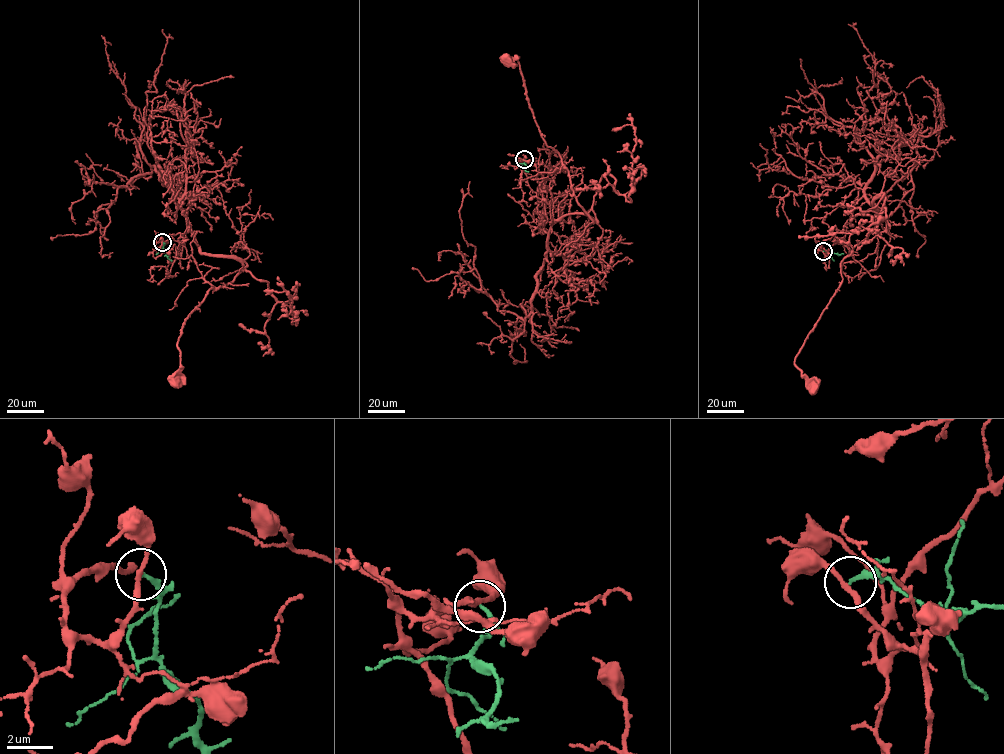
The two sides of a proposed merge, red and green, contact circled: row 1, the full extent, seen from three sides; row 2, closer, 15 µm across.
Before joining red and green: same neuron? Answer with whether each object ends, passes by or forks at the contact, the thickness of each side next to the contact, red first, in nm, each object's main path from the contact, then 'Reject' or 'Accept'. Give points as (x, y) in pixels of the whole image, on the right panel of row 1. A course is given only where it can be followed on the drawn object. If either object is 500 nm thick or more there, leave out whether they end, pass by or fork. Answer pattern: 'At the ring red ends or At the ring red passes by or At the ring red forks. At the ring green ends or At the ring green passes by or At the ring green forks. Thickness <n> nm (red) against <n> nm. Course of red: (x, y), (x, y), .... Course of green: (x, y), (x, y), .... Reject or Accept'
At the ring red passes by. At the ring green ends. Thickness 200 nm (red) against 180 nm. Course of red: (823, 251), (844, 237), (863, 196), (877, 210), (872, 201), (885, 198), (795, 358), (814, 387). Course of green: (823, 251), (843, 253). Reject

